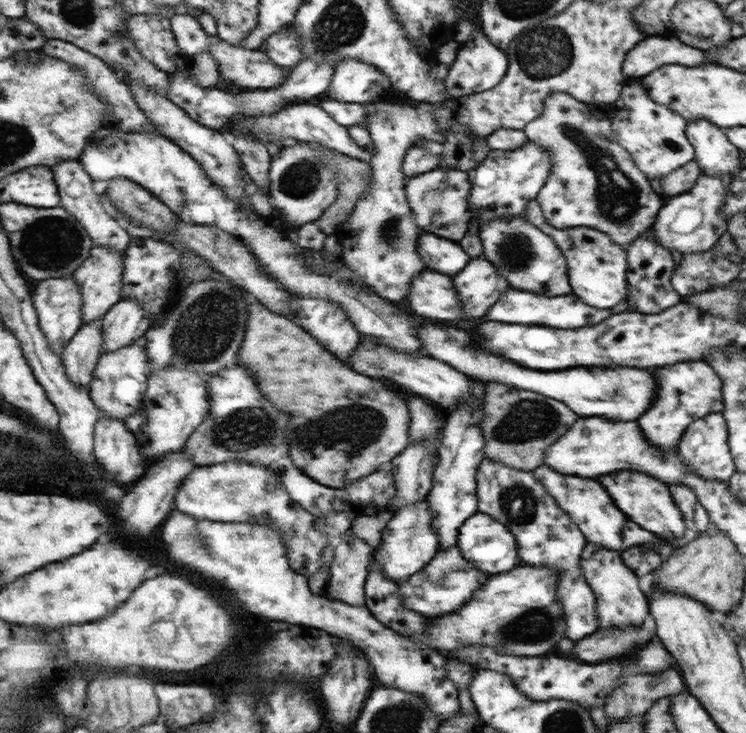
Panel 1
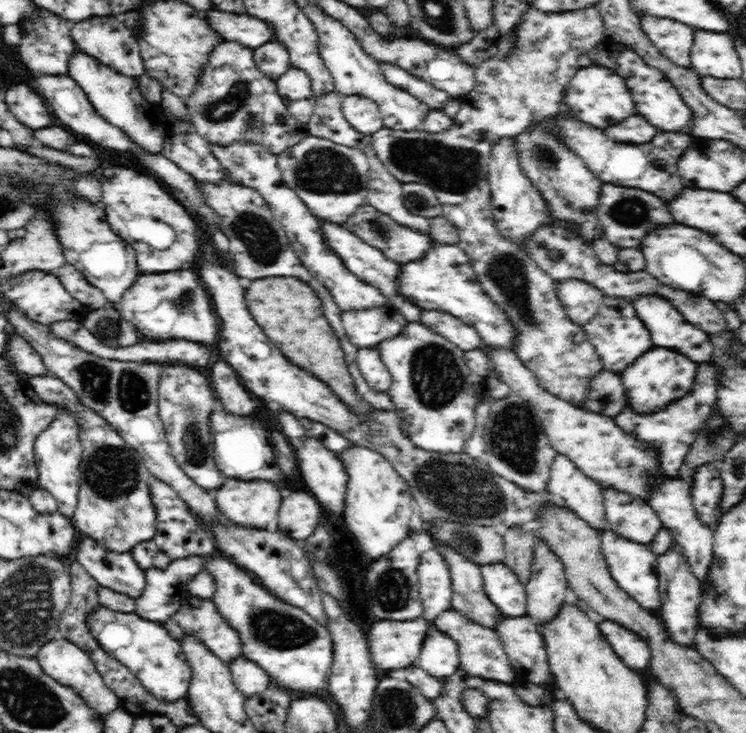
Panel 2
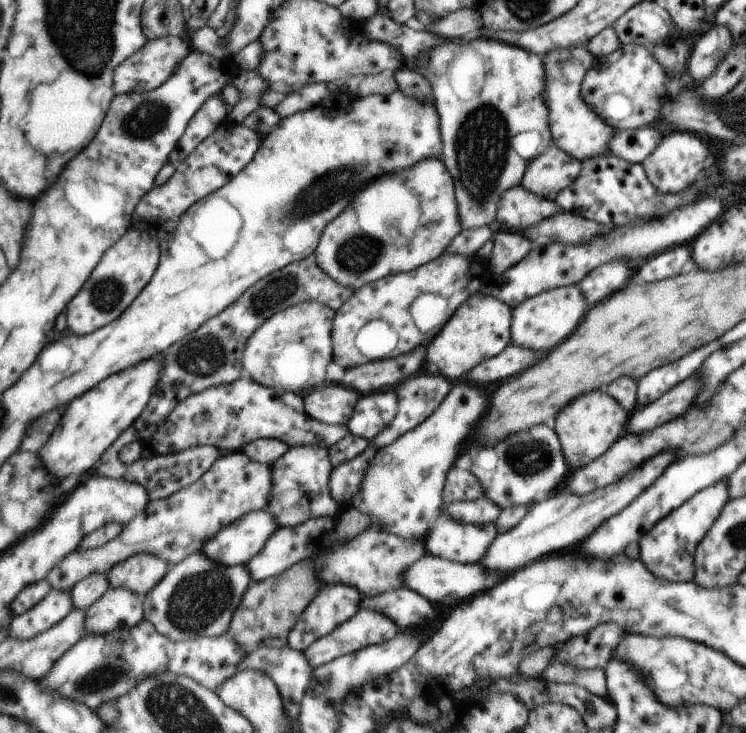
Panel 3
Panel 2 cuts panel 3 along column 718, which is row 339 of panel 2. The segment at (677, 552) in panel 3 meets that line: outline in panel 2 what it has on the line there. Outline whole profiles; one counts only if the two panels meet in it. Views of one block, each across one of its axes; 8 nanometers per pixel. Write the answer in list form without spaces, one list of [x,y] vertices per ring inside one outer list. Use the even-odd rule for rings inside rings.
[[[434,242],[434,246],[422,258],[404,264],[400,274],[400,291],[424,311],[450,312],[452,316],[473,326],[485,344],[494,348],[514,348],[514,325],[510,323],[506,312],[484,293],[473,267],[470,266],[469,258],[457,244],[442,245]]]

